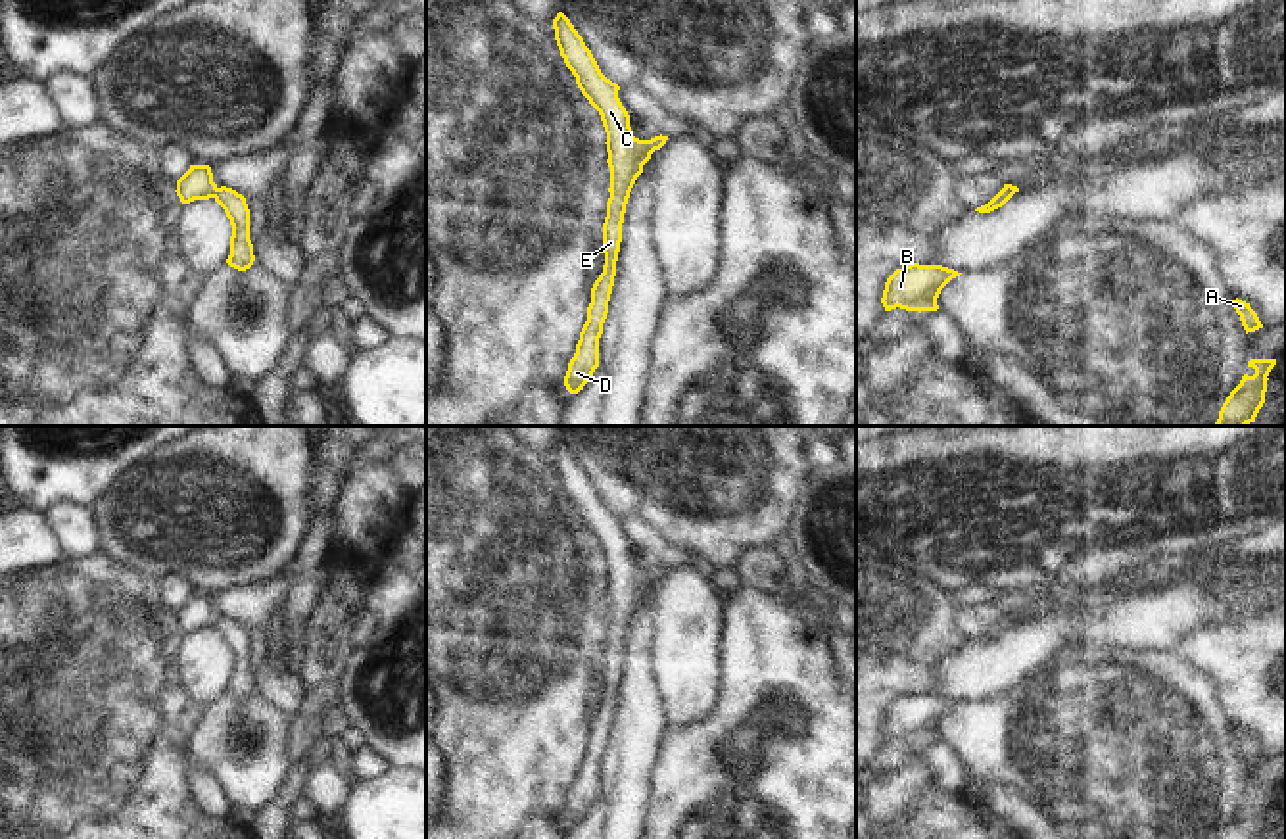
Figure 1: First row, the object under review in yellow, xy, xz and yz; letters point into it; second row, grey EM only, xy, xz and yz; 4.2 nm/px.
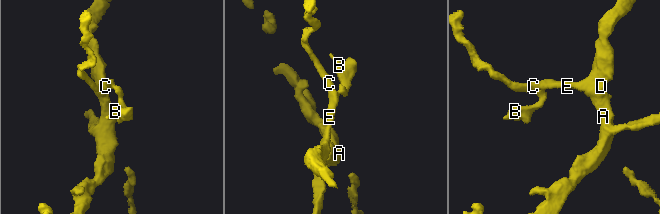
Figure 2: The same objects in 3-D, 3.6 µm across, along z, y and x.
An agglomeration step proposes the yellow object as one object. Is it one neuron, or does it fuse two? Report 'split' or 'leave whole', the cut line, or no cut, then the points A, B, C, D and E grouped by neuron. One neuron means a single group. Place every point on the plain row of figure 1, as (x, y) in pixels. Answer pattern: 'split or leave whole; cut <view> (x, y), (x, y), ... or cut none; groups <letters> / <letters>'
split; cut xz (645, 571), (651, 582); groups A C D E / B

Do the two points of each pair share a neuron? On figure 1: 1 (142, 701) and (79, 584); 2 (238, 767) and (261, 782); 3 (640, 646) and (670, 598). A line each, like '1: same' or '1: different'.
1: same
2: same
3: different

